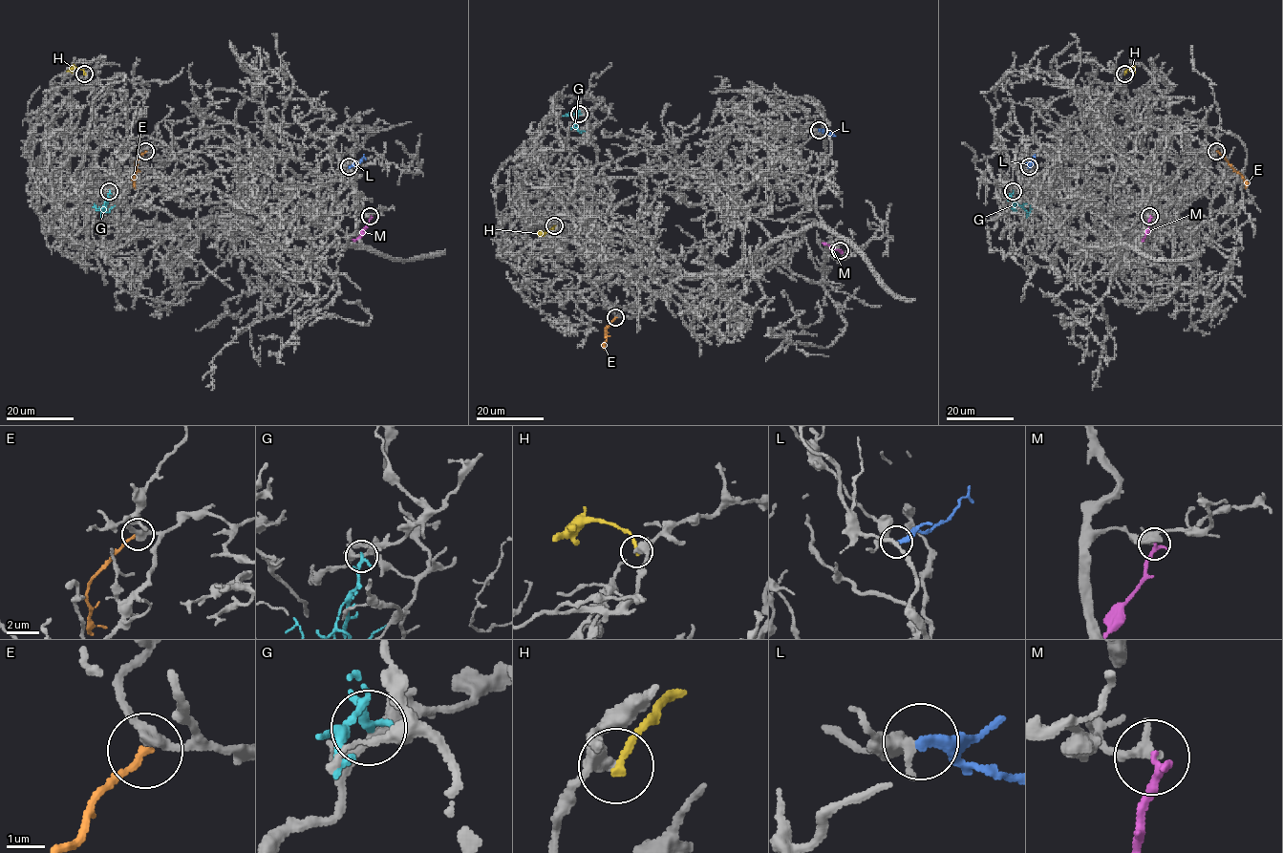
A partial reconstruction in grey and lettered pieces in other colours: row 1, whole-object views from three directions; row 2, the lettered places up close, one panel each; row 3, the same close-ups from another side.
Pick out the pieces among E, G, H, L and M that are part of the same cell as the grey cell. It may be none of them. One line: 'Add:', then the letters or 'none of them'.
Add: L

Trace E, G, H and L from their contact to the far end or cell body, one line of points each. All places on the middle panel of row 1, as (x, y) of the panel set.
E: (615, 317), (605, 329), (604, 346)
G: (579, 114), (574, 127), (584, 131)
H: (554, 225), (545, 232), (537, 232)
L: (819, 130), (834, 136)

